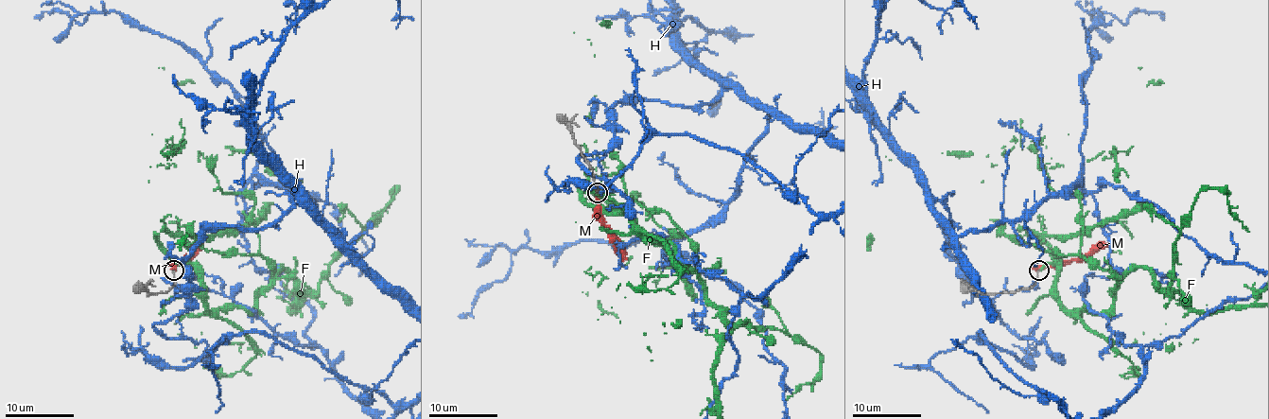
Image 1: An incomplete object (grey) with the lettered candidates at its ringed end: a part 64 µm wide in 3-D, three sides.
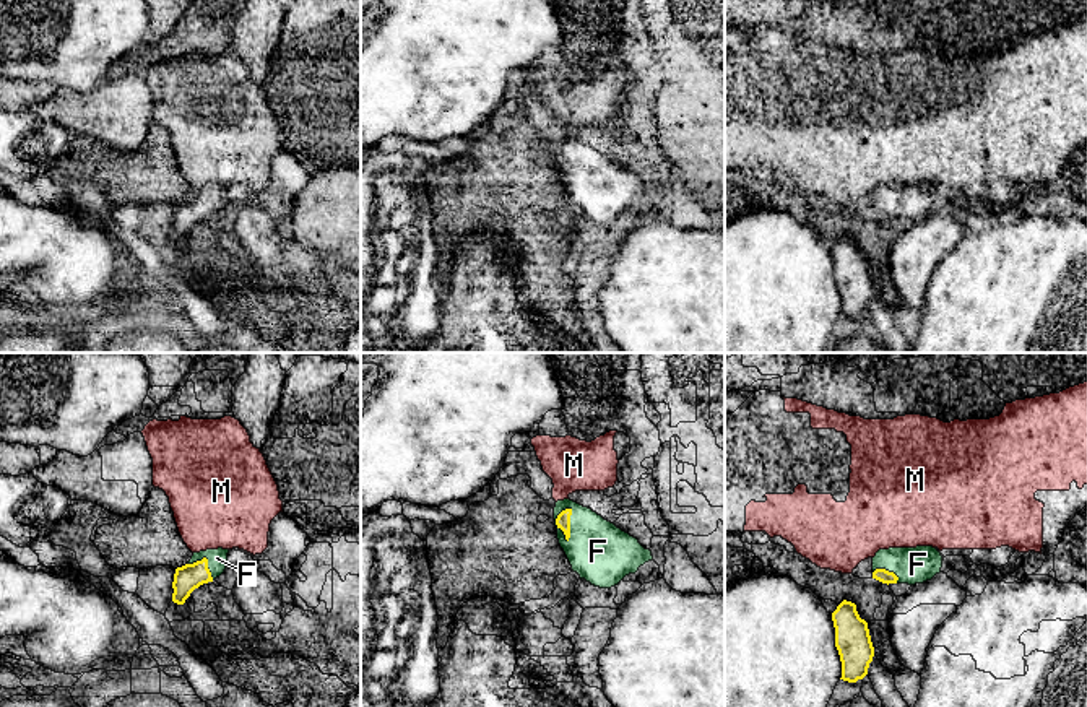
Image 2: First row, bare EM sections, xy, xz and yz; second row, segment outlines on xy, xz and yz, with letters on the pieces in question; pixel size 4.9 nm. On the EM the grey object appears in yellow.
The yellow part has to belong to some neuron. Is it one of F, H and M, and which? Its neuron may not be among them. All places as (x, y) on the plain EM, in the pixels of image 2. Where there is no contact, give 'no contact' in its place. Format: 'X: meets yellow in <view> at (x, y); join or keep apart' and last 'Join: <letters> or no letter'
F: meets yellow in xz at (569, 161); join
H: no contact; keep apart
M: no contact; keep apart
Join: F

